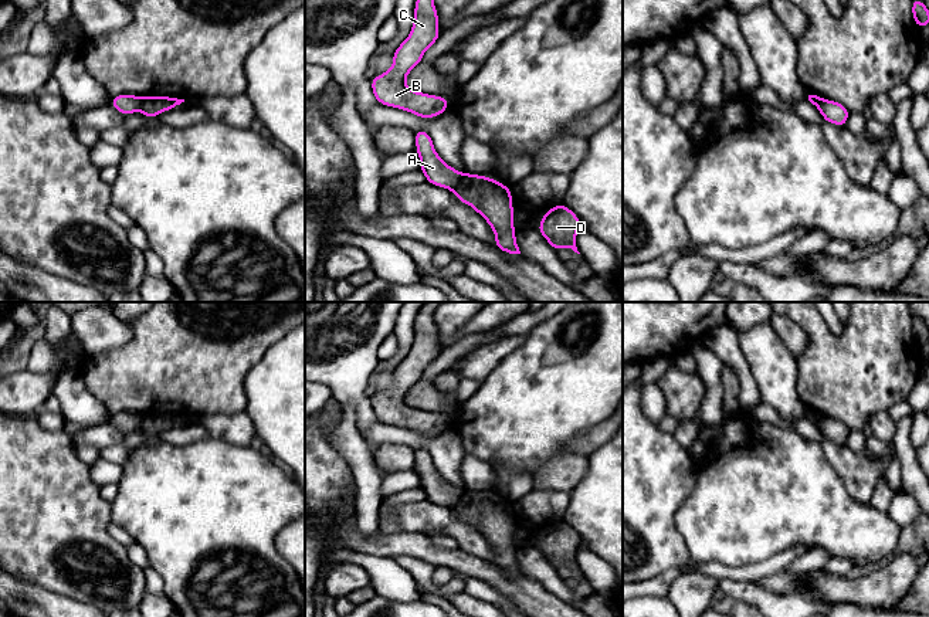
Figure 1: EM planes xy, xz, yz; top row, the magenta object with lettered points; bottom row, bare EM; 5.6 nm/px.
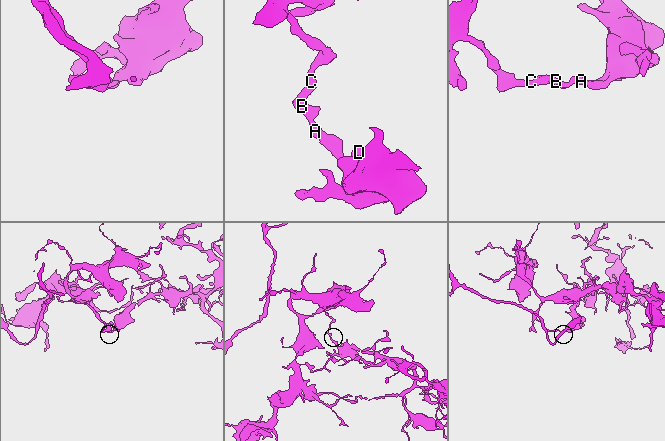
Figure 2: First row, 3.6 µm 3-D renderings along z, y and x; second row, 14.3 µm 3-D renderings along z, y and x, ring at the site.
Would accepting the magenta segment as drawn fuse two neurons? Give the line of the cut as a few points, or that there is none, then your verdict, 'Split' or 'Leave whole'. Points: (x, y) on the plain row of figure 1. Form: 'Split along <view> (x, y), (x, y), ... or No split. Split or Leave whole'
Split along xz (464, 492), (450, 507). Split

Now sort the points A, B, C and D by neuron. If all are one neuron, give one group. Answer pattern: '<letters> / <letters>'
A B C / D

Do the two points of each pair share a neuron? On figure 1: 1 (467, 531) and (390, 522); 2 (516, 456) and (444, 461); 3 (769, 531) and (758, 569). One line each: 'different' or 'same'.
1: different
2: different
3: different

